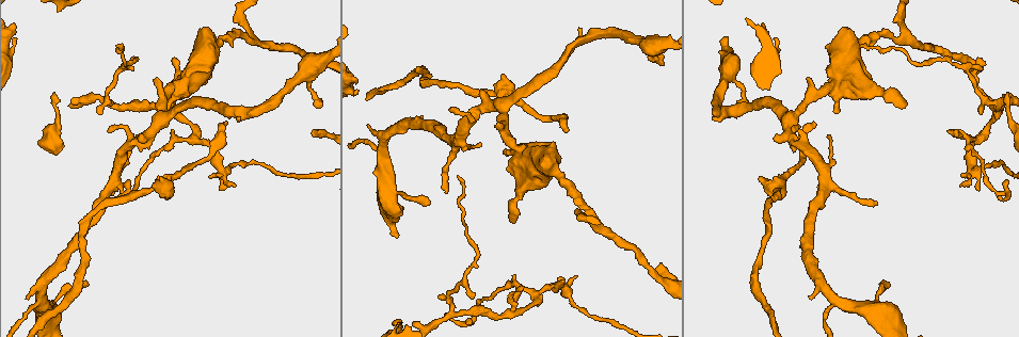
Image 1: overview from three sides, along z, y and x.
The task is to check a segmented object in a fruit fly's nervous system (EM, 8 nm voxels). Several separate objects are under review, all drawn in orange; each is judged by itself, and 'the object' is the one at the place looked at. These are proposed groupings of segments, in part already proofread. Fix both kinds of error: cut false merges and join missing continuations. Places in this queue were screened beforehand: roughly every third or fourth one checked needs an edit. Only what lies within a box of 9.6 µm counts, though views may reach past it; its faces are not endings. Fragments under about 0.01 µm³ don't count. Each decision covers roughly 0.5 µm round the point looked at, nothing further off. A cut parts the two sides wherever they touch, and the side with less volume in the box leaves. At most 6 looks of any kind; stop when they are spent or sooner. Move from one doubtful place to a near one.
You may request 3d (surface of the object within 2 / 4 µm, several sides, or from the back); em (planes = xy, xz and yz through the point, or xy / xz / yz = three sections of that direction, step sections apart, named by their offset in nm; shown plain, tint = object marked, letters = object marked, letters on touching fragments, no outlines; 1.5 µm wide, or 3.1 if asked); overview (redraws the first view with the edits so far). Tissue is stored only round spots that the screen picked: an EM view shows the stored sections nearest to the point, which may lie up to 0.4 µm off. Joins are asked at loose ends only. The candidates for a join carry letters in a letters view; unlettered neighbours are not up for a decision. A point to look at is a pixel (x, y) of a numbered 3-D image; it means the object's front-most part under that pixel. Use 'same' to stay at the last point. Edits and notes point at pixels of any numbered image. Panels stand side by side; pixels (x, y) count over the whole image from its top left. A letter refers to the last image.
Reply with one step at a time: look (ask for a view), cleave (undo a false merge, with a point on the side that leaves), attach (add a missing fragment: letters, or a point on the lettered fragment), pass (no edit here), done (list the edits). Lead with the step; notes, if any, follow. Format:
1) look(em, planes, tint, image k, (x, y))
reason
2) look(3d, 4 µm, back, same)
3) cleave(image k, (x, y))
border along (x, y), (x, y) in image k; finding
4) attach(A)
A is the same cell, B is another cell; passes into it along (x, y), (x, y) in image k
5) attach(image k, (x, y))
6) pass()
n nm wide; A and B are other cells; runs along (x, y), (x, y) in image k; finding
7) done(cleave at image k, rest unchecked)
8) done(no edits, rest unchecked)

look(em, planes, letters, image 1, (589, 212))
sharp bend

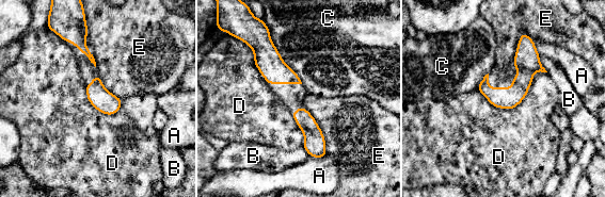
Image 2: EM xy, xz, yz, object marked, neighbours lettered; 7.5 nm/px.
pass()
160 nm wide; A, B, C, D and E are other cells; border along (546, 71), (511, 109), (477, 91) in image 2; one cell here

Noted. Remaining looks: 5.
look(3d, 2 µm, image 1, (760, 180))
an open end

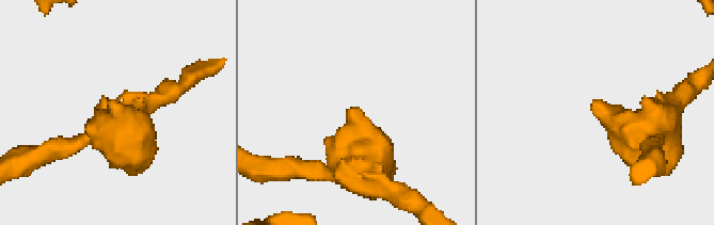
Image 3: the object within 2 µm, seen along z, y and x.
look(em, planes, letters, image 3, (112, 110))
now the EM

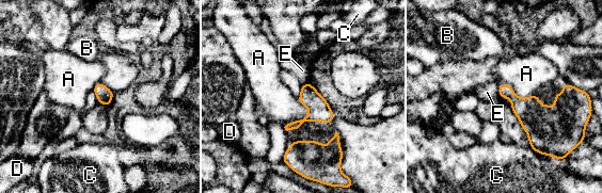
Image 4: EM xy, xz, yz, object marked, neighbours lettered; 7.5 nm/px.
pass()
A touches over 240 nm; A, B, C, D and E are other cells; border along (298, 98), (307, 113), (284, 127) in image 4; none of them fits

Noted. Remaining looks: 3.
look(em, yz, step 4, tint, image 1, (977, 80))
a narrow waist

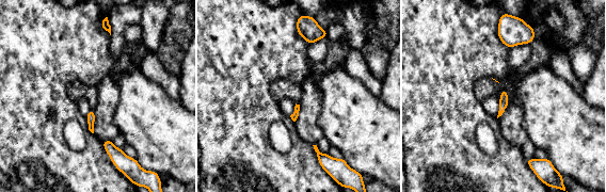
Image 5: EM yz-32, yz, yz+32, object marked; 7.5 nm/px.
look(em, planes, letters, same)

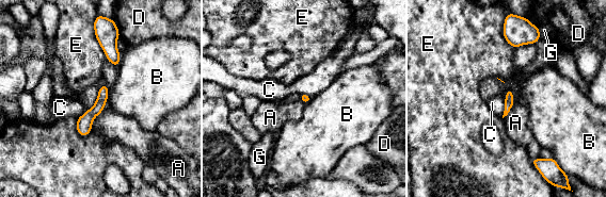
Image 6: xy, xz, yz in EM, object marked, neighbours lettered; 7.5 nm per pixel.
pass()
70 nm wide; E touches over 280 nm; A, B, C, D, E and G are other cells; all the same cell

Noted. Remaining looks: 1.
done(no edits, rest unchecked)

